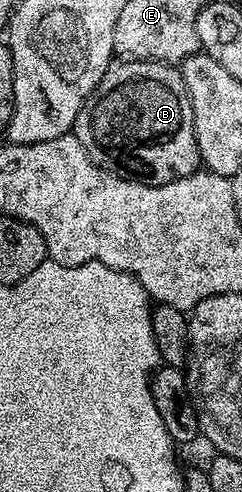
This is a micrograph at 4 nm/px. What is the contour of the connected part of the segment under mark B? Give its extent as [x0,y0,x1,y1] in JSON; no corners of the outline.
[73,60,200,186]

